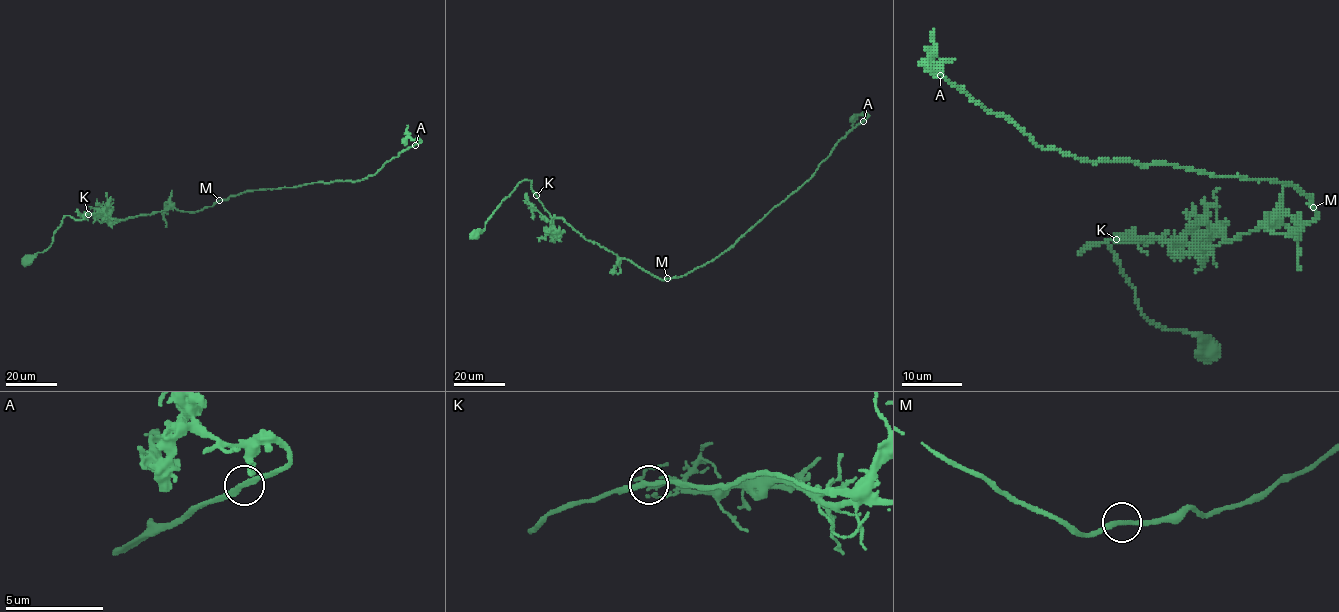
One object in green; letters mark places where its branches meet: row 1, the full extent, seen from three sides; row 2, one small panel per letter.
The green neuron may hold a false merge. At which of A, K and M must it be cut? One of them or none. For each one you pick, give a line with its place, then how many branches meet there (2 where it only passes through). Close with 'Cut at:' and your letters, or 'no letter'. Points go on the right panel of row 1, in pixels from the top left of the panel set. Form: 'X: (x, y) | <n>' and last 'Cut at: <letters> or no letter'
Cut at: no letter

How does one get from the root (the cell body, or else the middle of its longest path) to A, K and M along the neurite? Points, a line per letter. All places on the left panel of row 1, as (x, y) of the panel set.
A: (27, 260), (51, 245), (65, 216), (197, 212), (245, 192), (360, 181), (415, 145)
K: (27, 260), (51, 245), (53, 233), (65, 216), (82, 219), (88, 214)
M: (27, 260), (51, 245), (65, 216), (82, 219), (100, 212), (124, 220), (171, 207), (197, 212), (219, 200)

